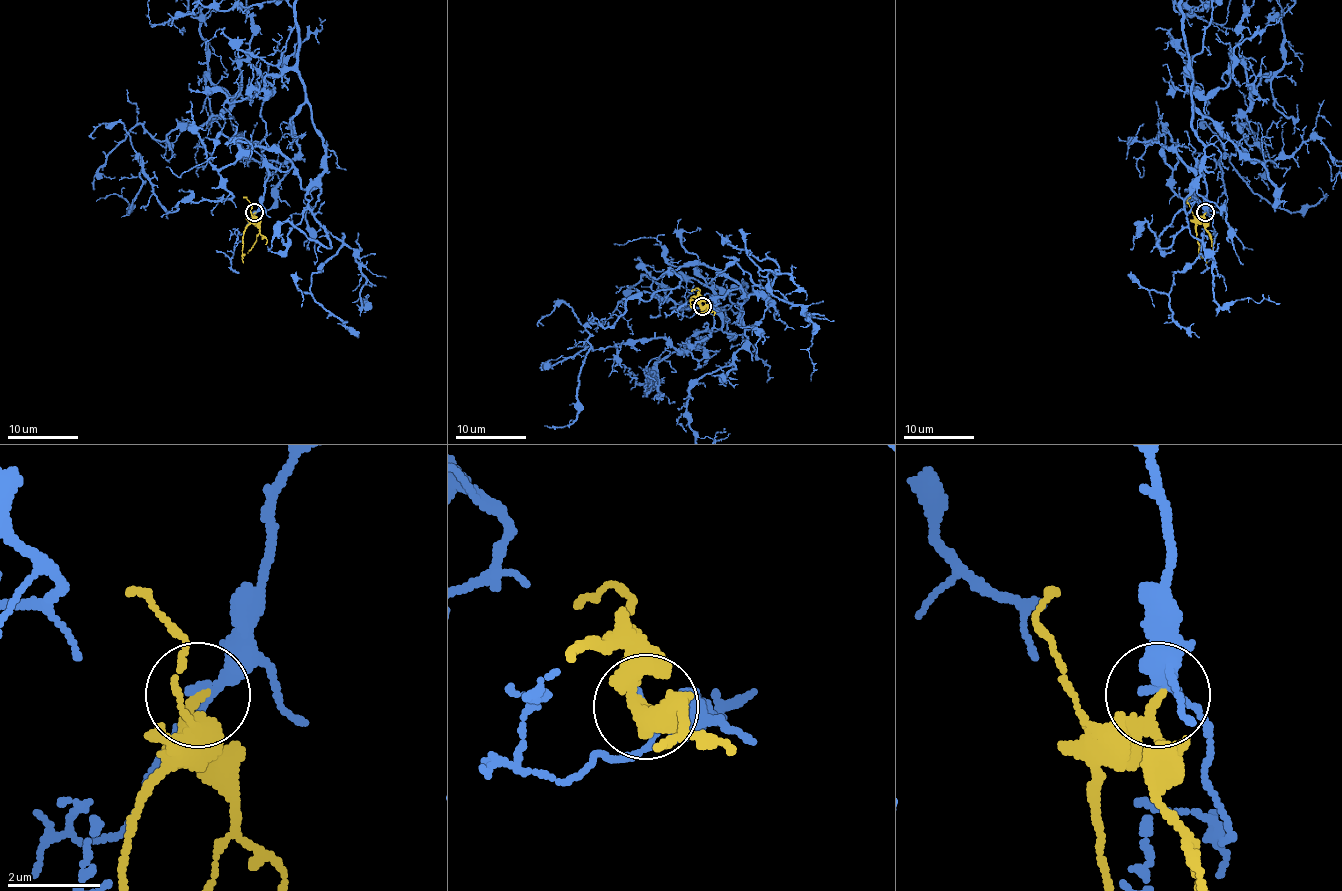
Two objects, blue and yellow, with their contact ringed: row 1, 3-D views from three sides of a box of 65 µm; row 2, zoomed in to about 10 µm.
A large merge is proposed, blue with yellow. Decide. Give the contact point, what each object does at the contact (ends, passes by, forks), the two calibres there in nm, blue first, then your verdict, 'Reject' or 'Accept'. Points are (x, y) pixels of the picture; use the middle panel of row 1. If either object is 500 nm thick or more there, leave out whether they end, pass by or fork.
Place: (702, 306). At the ring blue passes by. At the ring yellow passes by. Thickness 200 nm (blue) against 160 nm. Reject

